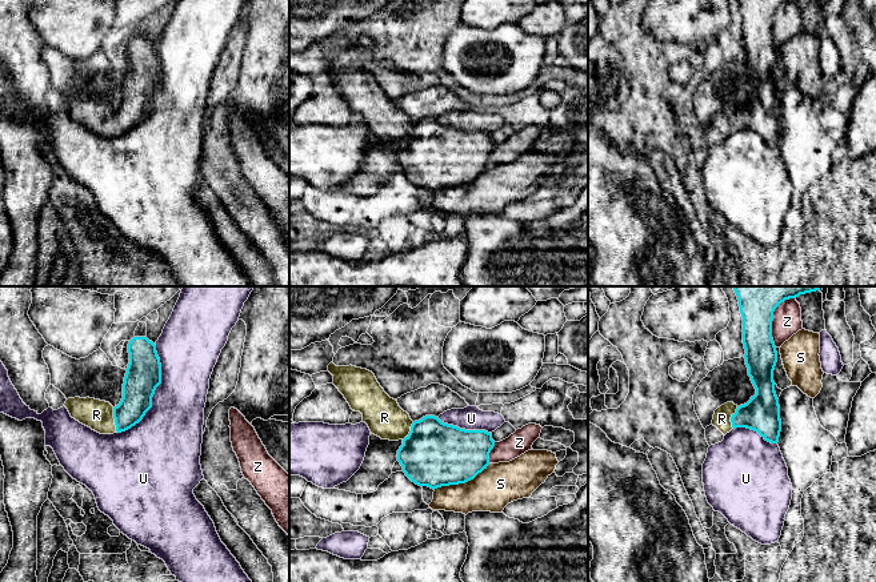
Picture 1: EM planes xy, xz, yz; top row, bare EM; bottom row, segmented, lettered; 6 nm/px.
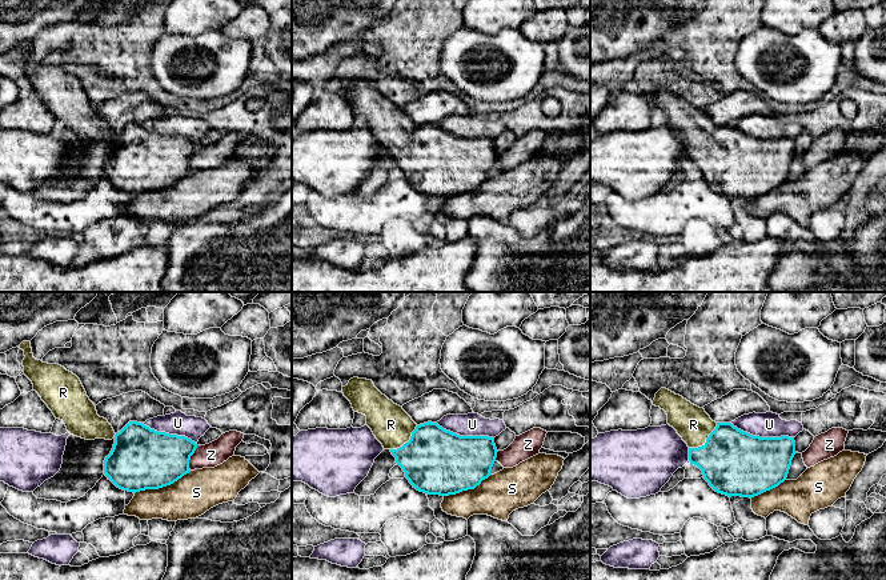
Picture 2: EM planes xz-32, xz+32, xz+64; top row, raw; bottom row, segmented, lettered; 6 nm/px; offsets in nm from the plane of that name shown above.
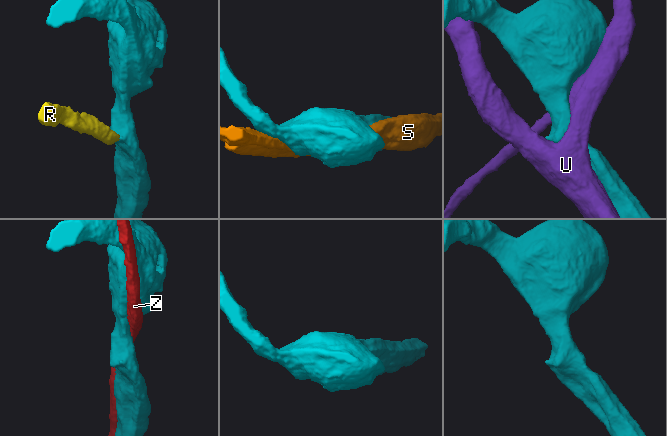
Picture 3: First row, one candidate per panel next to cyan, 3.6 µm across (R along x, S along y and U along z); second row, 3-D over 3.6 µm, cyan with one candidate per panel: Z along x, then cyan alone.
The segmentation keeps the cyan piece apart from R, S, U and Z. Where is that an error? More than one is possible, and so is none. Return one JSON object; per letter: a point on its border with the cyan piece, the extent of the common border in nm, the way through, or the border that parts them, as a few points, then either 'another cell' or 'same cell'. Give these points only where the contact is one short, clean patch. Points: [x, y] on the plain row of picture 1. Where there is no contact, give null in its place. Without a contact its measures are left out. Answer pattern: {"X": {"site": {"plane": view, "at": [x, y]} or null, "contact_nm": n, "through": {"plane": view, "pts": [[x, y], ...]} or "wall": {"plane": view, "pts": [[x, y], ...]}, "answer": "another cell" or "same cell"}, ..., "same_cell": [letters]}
{"R": {"site": {"plane": "xy", "at": [115, 121]}, "contact_nm": 150, "through": {"plane": "xy", "pts": [[139, 88], [138, 99], [115, 121], [106, 121], [96, 116]]}, "answer": "same cell"}, "S": {"site": {"plane": "xz", "at": [462, 184]}, "contact_nm": 380, "answer": "another cell"}, "U": {"site": {"plane": "xy", "at": [154, 95]}, "contact_nm": 600, "answer": "another cell"}, "Z": {"site": {"plane": "yz", "at": [772, 21]}, "contact_nm": 300, "answer": "another cell"}, "same_cell": ["R"]}

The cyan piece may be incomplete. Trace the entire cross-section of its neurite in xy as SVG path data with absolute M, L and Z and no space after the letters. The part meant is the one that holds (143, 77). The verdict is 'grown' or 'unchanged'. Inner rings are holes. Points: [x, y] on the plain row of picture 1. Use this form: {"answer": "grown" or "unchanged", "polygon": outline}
{"answer": "grown", "polygon": "M147 39L128 45L123 100L117 108L95 100L68 100L64 108L72 120L100 136L121 135L139 125L152 109L152 99L161 85L161 65L156 47Z"}

